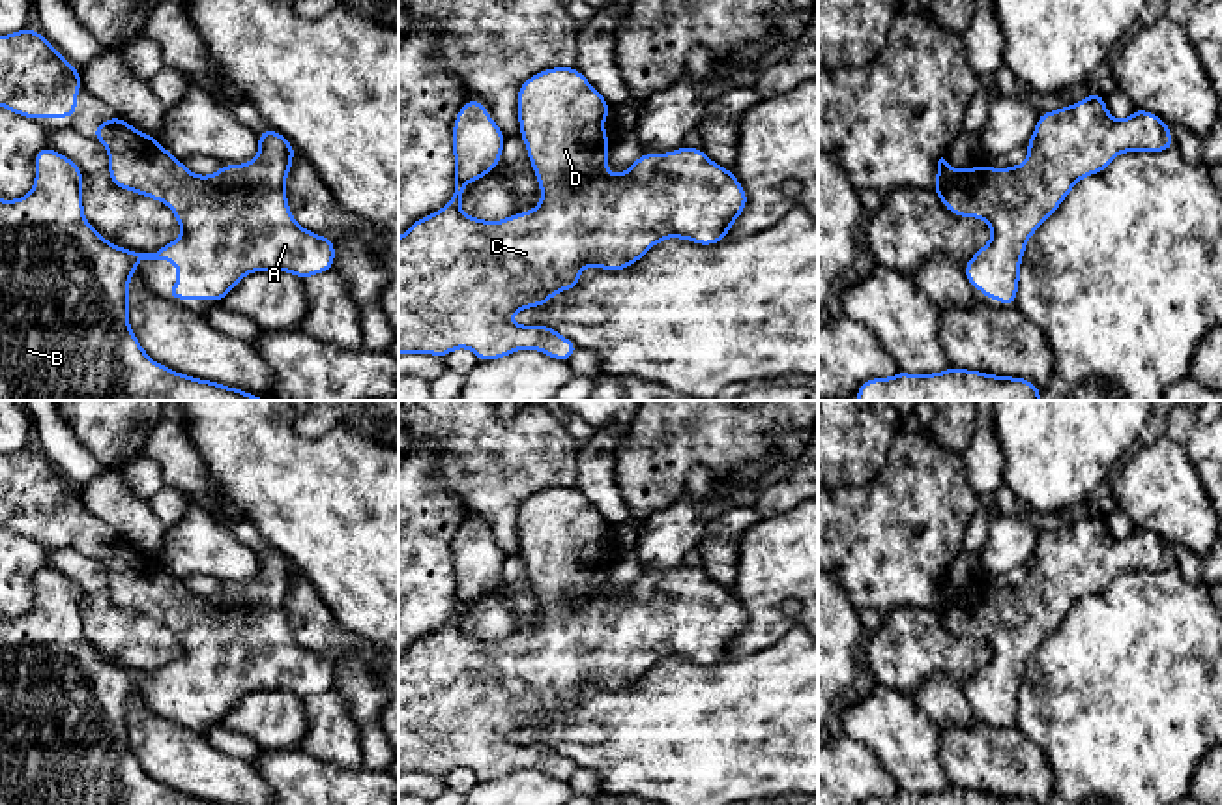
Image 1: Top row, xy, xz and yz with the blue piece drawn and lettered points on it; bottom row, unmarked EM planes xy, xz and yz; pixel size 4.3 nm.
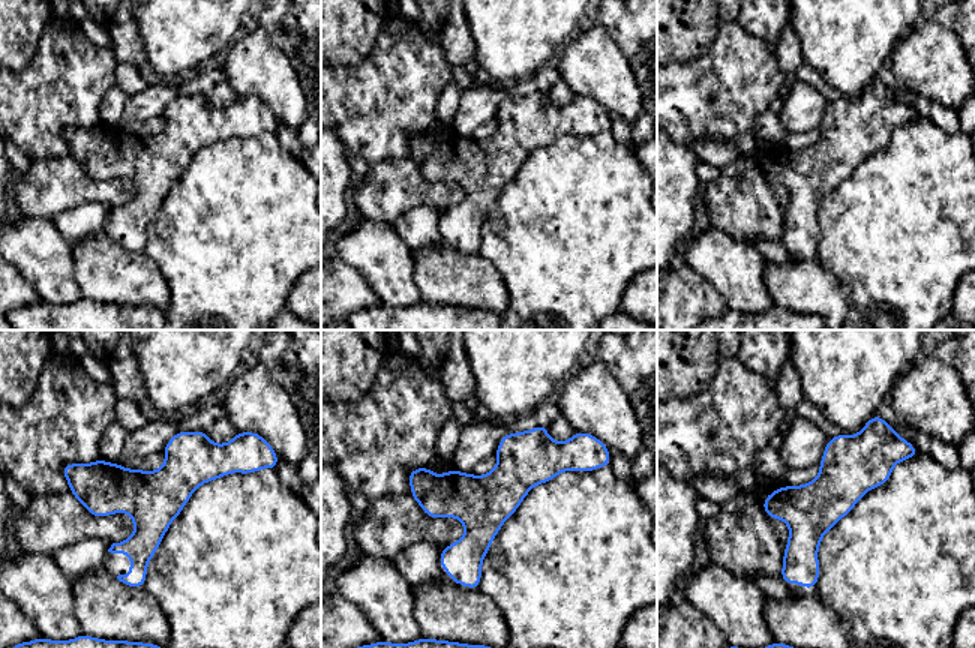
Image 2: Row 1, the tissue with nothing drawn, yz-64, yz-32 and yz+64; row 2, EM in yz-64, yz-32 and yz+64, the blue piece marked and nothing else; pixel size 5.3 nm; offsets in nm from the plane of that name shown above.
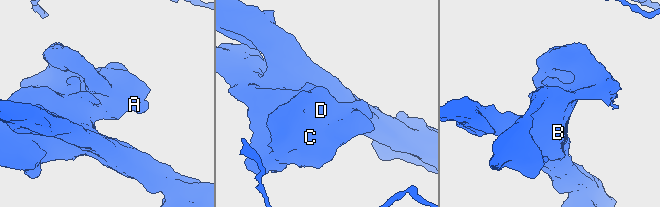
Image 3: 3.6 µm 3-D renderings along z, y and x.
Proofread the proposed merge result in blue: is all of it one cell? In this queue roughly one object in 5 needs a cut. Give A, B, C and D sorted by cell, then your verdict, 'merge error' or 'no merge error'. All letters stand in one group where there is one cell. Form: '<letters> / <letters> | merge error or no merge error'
A B C D | no merge error

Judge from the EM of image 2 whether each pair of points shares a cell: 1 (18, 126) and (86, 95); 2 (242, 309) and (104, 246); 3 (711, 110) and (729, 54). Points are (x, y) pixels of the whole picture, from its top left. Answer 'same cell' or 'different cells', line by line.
1: same cell
2: different cells
3: same cell

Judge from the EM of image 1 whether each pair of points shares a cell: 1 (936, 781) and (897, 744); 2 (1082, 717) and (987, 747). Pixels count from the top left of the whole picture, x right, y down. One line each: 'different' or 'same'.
1: same
2: different

